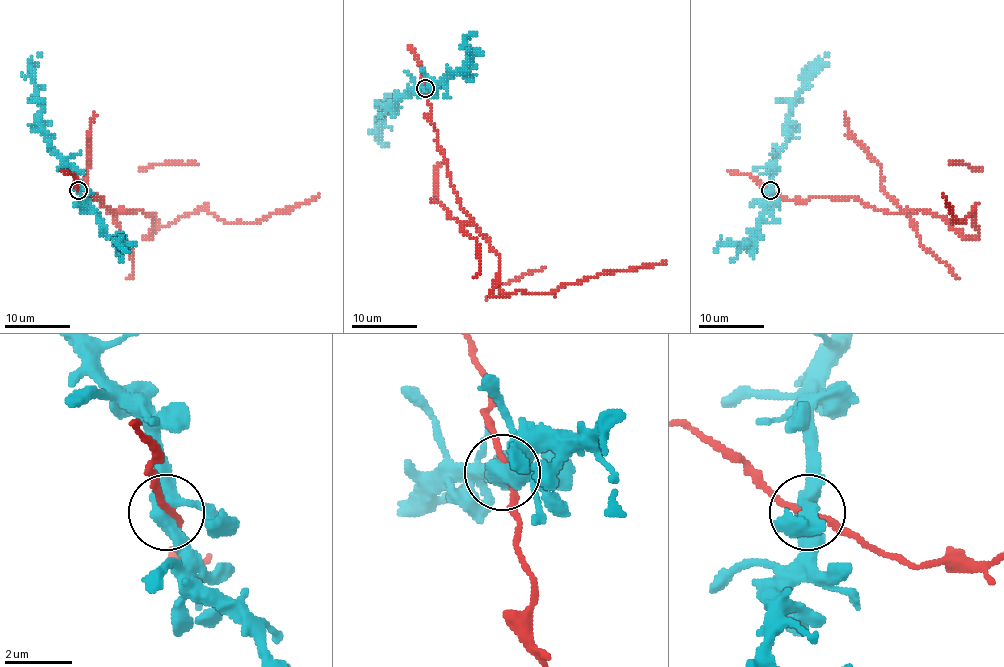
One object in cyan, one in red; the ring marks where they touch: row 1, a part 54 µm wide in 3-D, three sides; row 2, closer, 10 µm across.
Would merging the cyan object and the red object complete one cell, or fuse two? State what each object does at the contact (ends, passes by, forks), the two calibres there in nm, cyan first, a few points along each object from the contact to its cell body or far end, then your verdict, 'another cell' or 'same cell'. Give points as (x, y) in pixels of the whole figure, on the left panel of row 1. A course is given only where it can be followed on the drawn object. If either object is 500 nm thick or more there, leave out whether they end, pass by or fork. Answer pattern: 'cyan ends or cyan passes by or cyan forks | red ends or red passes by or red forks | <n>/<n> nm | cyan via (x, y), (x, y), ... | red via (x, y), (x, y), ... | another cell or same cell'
cyan forks | red passes by | 420/160 nm | cyan via (78, 191), (76, 173), (45, 135), (32, 67), (40, 57), (39, 52) | red via (78, 191), (112, 212), (151, 215), (145, 238), (200, 209), (252, 223), (319, 194) | same cell

